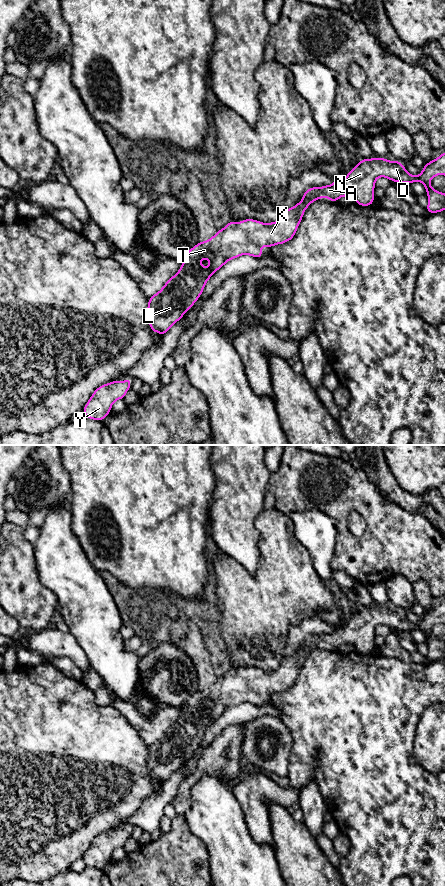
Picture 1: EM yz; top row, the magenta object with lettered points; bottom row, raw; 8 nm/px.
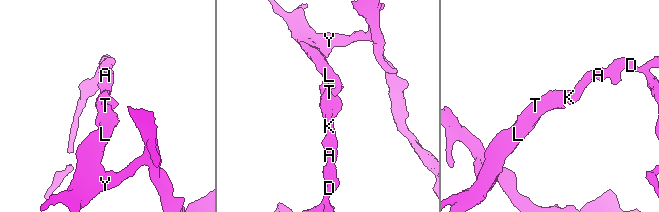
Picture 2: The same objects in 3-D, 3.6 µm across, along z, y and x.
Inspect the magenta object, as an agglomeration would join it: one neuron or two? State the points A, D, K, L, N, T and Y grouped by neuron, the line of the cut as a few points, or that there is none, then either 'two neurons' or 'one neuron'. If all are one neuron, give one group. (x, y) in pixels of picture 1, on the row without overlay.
groups A D K L N T Y; cut none; one neuron

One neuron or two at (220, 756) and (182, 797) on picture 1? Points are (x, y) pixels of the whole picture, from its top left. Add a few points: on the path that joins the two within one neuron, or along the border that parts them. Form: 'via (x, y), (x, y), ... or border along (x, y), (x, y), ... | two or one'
via (209, 763), (186, 786) | one

